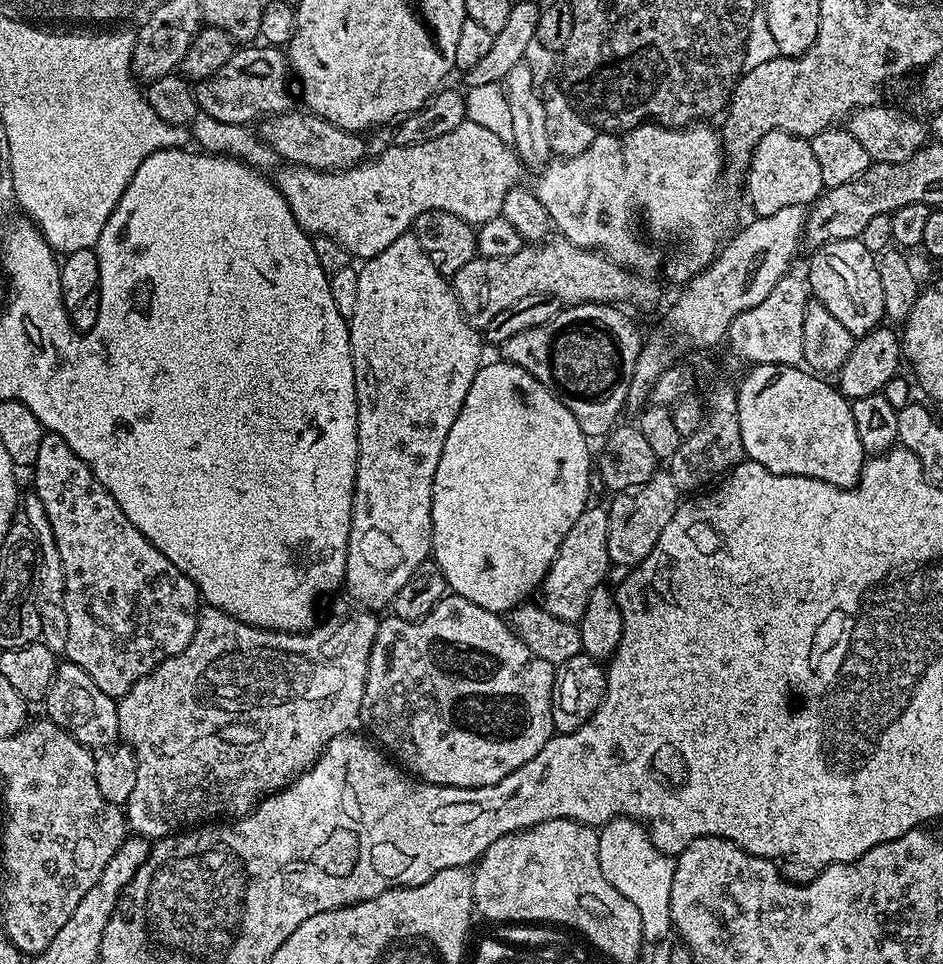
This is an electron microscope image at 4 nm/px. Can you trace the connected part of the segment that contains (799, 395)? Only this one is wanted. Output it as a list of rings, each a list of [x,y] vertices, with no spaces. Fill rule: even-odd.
[[[758,364],[747,370],[744,381],[736,388],[738,426],[742,430],[745,457],[766,466],[774,474],[805,476],[839,488],[856,485],[864,469],[866,453],[862,442],[858,442],[858,430],[854,430],[852,405],[839,387],[835,383],[827,384],[823,375],[804,366]]]

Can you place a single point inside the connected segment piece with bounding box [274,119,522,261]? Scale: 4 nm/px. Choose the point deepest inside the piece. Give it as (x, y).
(365, 207)

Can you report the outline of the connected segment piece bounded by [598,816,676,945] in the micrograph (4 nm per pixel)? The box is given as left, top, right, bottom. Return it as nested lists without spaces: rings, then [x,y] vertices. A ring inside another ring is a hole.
[[[617,816],[615,820],[599,829],[598,862],[602,866],[602,874],[606,874],[606,882],[622,894],[622,898],[630,898],[634,906],[638,906],[638,914],[642,914],[642,934],[649,945],[664,940],[673,931],[670,914],[670,884],[674,878],[676,861],[665,852],[660,852],[648,834],[648,829],[639,820],[627,816]]]

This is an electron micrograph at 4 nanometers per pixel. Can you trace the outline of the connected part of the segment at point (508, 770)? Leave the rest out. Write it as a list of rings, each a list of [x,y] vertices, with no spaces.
[[[446,594],[437,602],[434,610],[430,610],[430,614],[426,614],[421,620],[403,620],[391,614],[385,616],[385,620],[381,619],[376,625],[359,719],[362,724],[364,720],[365,726],[368,727],[367,735],[413,777],[419,778],[425,784],[441,784],[455,788],[490,786],[494,782],[502,782],[506,774],[514,774],[518,766],[526,766],[526,762],[530,762],[534,754],[538,754],[538,750],[542,750],[542,746],[546,746],[546,742],[552,739],[552,691],[556,685],[556,668],[546,662],[546,658],[538,658],[538,654],[534,654],[534,650],[530,650],[530,646],[526,646],[526,642],[516,636],[511,624],[501,613],[482,610],[482,606],[474,606],[474,602],[466,598]]]

